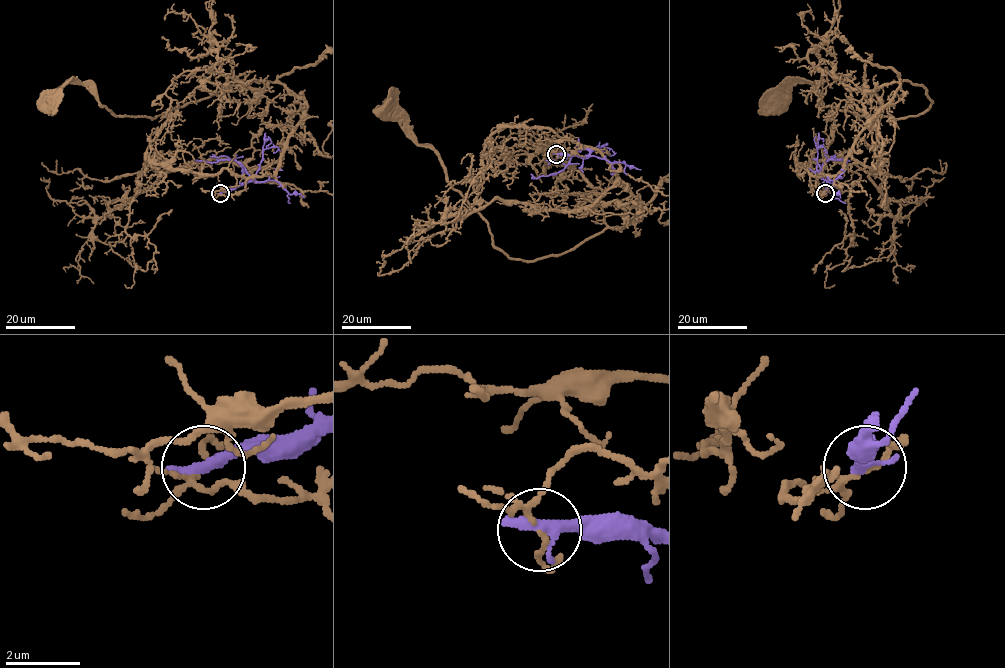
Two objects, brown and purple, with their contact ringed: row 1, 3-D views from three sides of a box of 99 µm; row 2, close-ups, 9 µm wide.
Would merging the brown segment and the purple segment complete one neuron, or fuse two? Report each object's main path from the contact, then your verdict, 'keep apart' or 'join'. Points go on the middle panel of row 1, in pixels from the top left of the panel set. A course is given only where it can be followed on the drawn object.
course brown (556, 154), (594, 148), (641, 217), (559, 254), (511, 258), (439, 155), (385, 110); course purple (556, 154), (582, 156), (589, 151), (581, 148), (556, 173), (536, 178), (530, 174); keep apart

